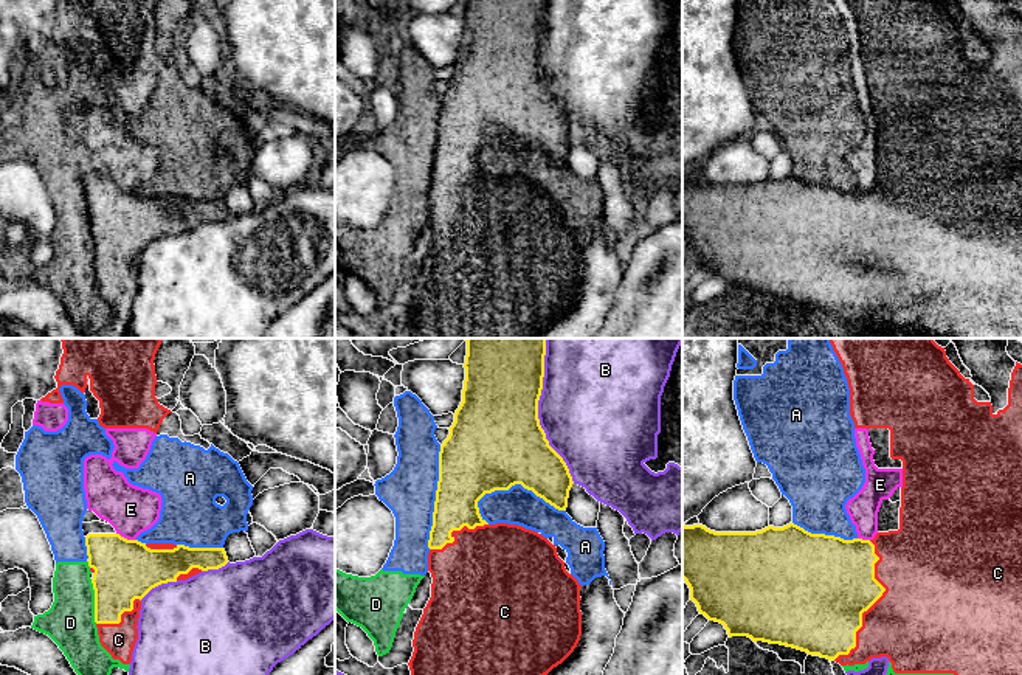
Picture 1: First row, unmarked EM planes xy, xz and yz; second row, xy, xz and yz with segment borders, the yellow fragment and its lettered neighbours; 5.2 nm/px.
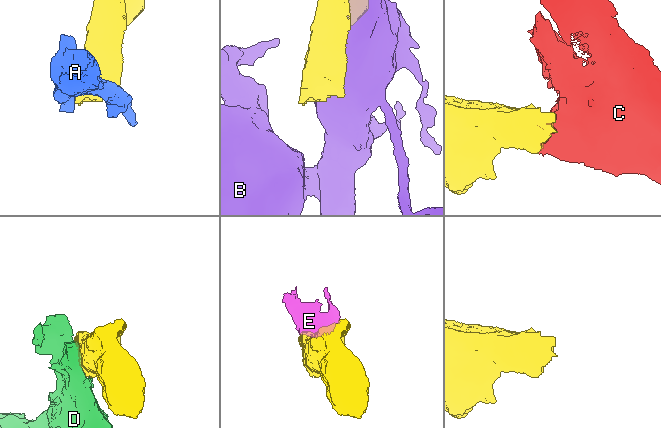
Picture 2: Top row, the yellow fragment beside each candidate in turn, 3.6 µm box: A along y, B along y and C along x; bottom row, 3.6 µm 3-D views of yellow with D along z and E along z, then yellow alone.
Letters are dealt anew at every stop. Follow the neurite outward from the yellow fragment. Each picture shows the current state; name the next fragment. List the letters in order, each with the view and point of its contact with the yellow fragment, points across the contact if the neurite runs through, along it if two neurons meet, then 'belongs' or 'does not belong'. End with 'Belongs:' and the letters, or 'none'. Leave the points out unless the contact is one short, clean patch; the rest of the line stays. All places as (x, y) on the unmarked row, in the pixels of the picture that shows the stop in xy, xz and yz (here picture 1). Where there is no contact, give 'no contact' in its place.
A: xz (521, 137) | does not belong
B: xz (537, 69) | does not belong
C: yz (872, 256) | belongs
D: xy (95, 253) | does not belong
E: xy (126, 191) | along xy (117, 185), (135, 193) | does not belong
Belongs: C

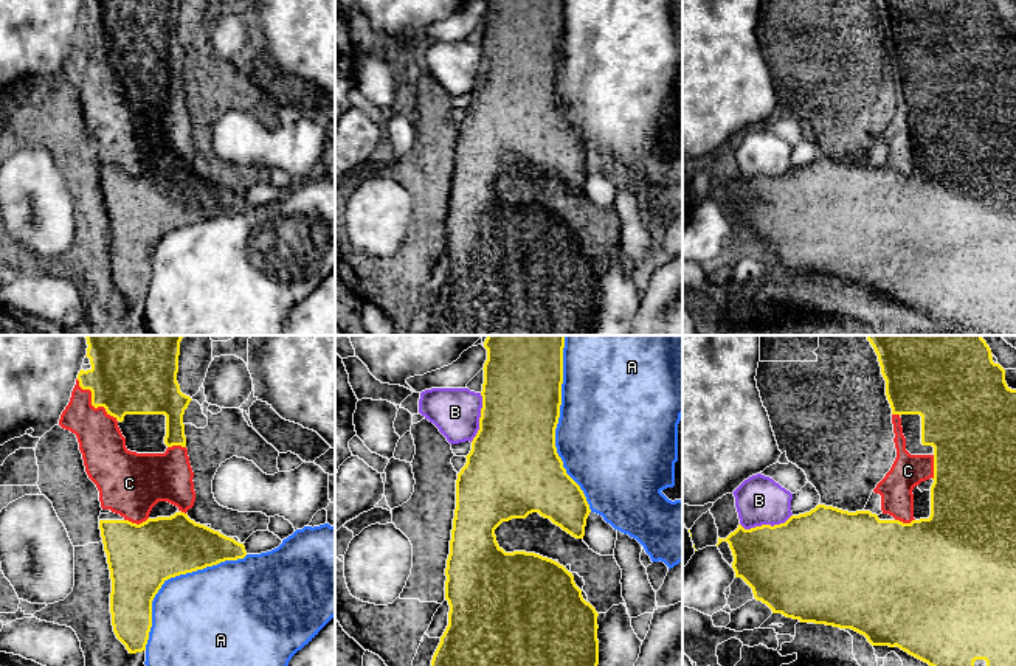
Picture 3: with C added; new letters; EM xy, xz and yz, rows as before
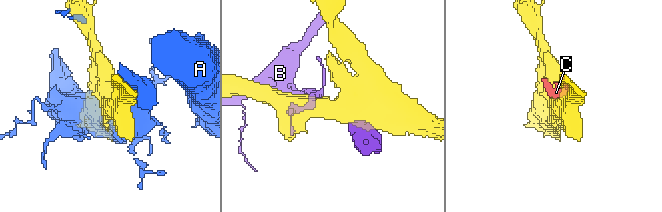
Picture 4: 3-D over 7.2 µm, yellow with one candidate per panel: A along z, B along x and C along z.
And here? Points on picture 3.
A: xz (554, 83) | does not belong
B: yz (765, 177) | does not belong
C: xy (92, 55) | does not belong
Belongs: none

